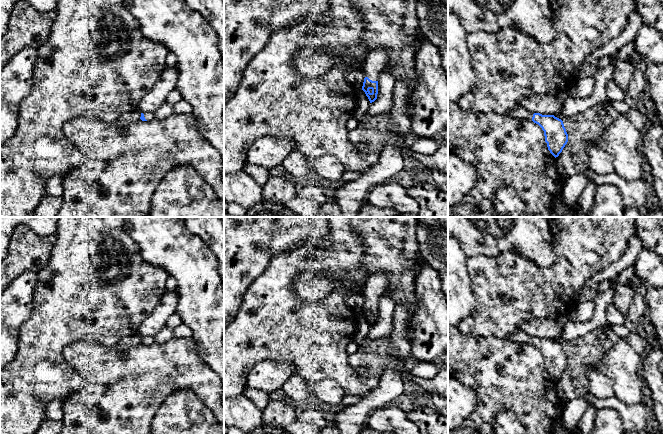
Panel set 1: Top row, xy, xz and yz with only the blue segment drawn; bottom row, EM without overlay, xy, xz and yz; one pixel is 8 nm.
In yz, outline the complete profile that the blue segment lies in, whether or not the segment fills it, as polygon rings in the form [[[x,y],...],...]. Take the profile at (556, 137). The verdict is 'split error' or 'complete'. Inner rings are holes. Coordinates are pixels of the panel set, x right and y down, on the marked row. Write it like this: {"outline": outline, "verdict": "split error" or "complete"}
{"outline": [[[516,106],[509,111],[508,115],[518,119],[532,120],[538,124],[544,131],[548,150],[555,158],[559,156],[568,142],[568,134],[563,121],[554,115],[532,113],[522,106]]], "verdict": "split error"}

